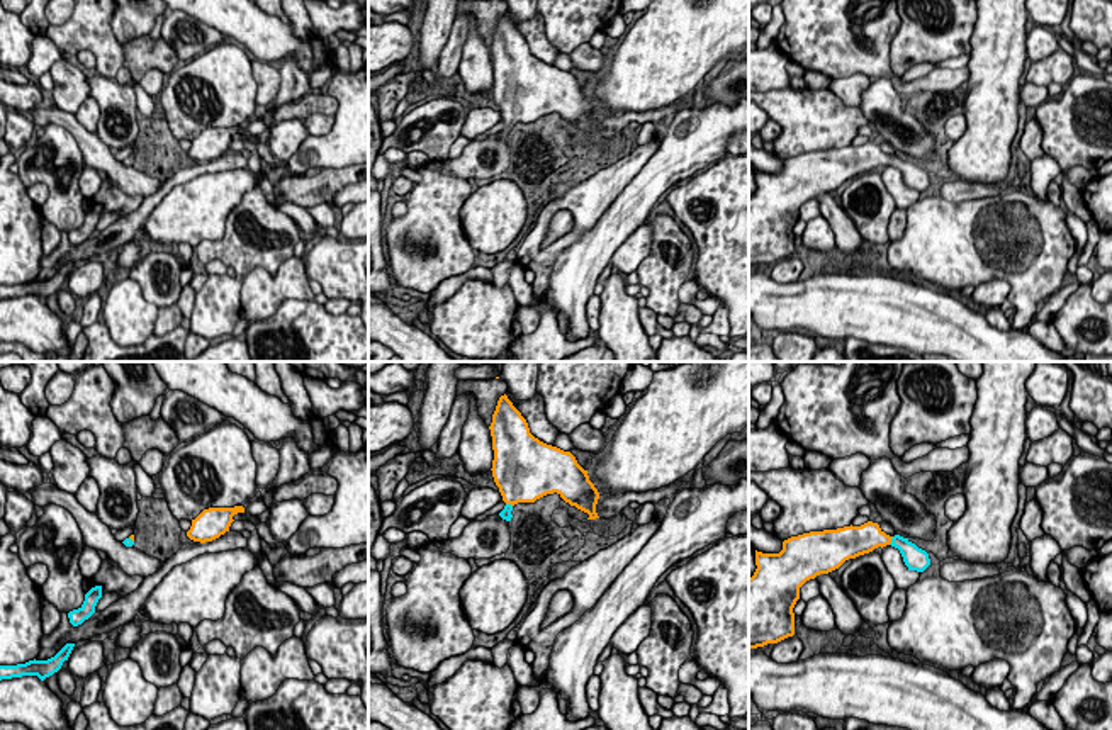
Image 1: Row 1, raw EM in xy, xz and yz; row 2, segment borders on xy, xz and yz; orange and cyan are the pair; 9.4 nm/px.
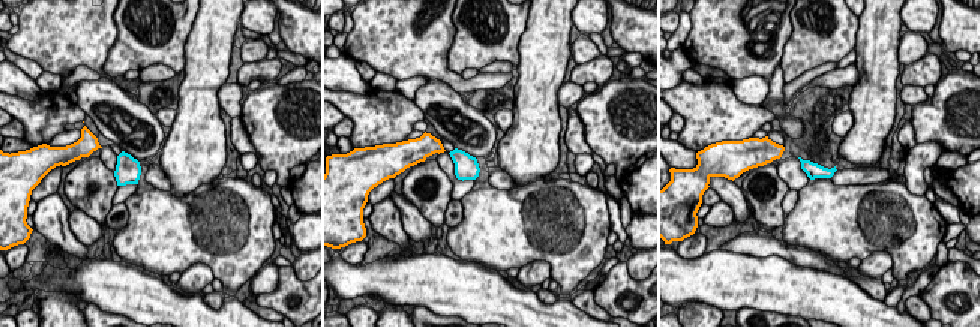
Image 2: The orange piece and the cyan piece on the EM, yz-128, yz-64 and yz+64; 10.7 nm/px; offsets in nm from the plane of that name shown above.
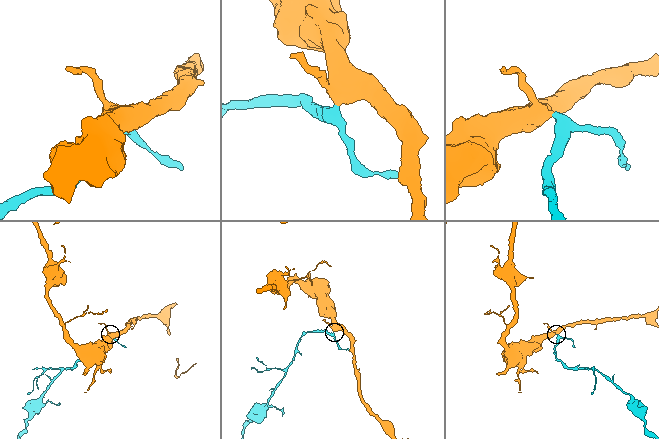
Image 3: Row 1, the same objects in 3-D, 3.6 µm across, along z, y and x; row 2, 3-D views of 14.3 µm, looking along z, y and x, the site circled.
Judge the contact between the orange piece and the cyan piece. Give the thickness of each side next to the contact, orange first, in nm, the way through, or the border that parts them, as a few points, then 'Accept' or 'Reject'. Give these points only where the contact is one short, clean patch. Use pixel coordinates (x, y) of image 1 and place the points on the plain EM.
Thickness 280 nm (orange) against 180 nm. Path across: yz (864, 158), (890, 160), (900, 162), (910, 172). Accept

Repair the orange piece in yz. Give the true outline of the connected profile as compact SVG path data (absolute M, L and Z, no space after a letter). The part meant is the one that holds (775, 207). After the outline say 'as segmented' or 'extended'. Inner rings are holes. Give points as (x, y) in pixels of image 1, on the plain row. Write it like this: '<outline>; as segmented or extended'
M873 141L791 156L779 173L755 170L757 188L749 197L749 268L795 255L793 227L806 200L886 165L900 170L908 190L924 192L930 185L925 170L900 154L886 154Z; extended

